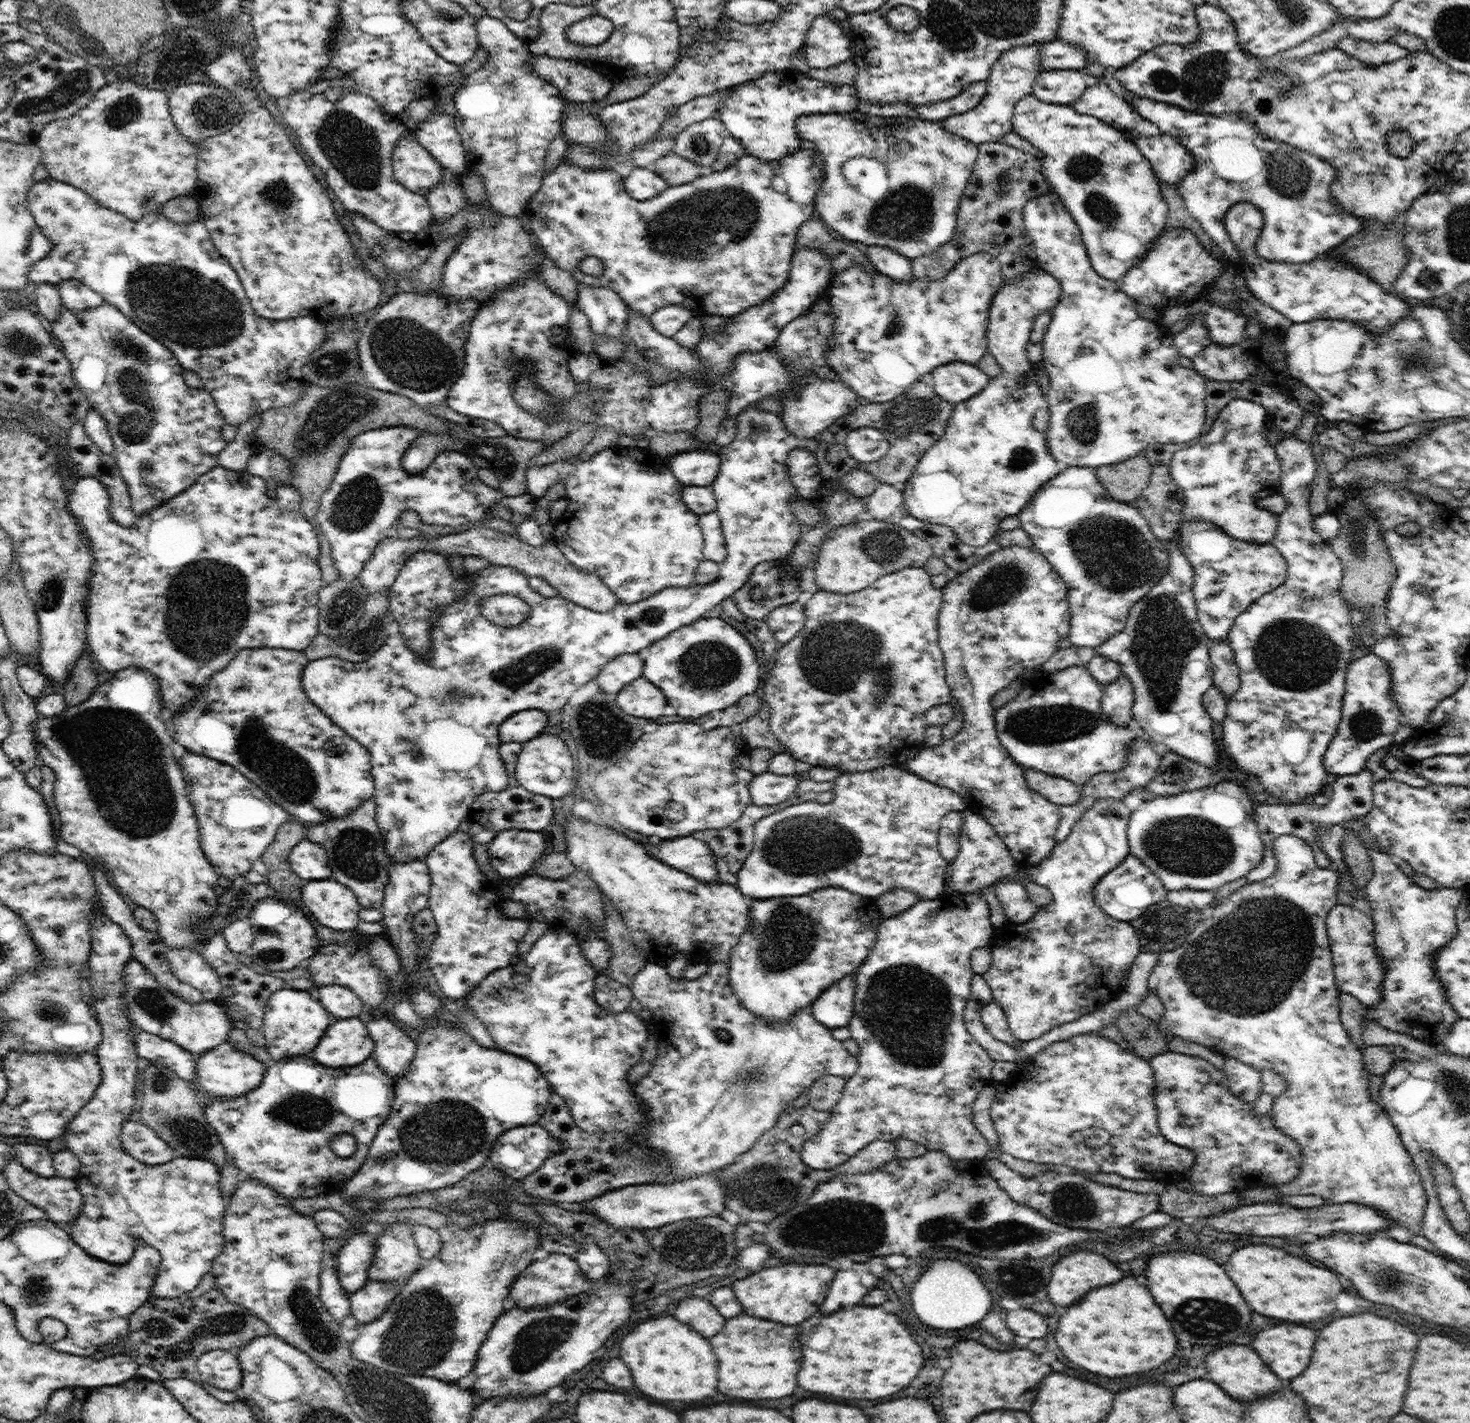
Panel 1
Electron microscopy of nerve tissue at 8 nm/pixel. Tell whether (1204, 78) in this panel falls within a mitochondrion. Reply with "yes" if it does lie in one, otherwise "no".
yes

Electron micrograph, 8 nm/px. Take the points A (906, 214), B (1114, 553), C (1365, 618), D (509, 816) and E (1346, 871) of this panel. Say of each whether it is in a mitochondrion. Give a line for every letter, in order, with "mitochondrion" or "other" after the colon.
A: mitochondrion
B: mitochondrion
C: other
D: other
E: other

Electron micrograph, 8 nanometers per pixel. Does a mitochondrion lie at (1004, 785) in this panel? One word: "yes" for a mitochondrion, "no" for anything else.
no

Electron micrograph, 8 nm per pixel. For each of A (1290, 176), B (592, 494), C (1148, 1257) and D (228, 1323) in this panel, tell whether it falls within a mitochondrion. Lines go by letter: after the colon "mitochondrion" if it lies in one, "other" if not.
A: mitochondrion
B: other
C: other
D: mitochondrion

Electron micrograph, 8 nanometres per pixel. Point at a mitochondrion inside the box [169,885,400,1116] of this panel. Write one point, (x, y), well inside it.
(268, 958)

